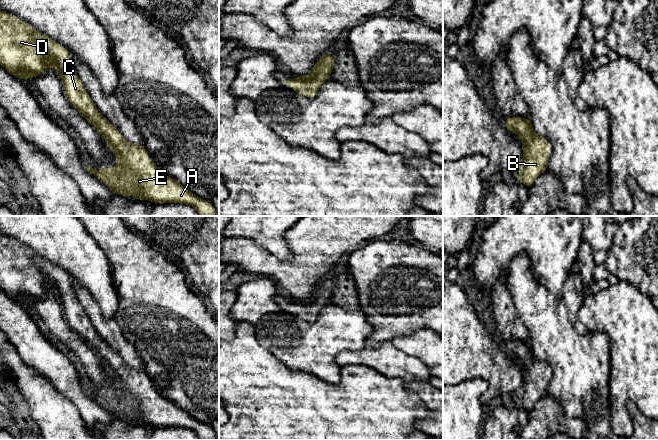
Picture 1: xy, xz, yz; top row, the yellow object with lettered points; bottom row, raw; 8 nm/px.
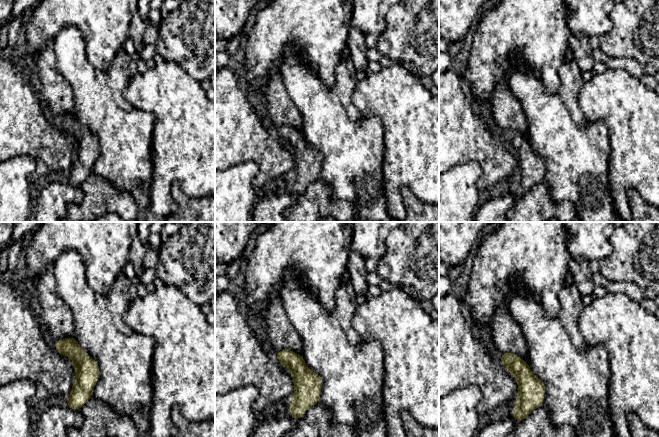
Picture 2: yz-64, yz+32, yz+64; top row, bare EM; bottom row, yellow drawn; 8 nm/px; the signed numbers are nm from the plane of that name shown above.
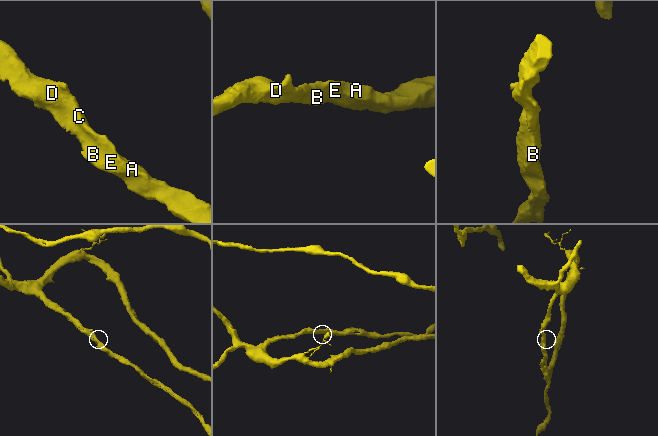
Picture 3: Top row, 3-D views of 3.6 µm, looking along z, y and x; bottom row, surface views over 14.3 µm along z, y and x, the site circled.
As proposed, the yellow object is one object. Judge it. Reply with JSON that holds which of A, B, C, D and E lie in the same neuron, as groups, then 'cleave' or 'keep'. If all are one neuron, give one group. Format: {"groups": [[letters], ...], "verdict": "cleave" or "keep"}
{"groups": [["A", "B", "C", "D", "E"]], "verdict": "keep"}

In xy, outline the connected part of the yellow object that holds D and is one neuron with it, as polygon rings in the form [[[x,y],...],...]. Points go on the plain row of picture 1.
[[[0,235],[0,289],[11,299],[24,305],[26,305],[29,301],[32,303],[35,302],[37,299],[44,297],[51,290],[55,292],[63,305],[64,316],[71,329],[73,329],[89,347],[94,349],[100,358],[104,359],[106,367],[116,379],[116,393],[104,390],[104,394],[100,396],[92,391],[84,390],[88,396],[93,398],[98,403],[102,403],[107,408],[110,415],[117,419],[126,421],[135,420],[139,425],[150,424],[153,427],[187,428],[193,430],[201,440],[218,440],[214,430],[208,424],[204,424],[194,419],[178,405],[162,397],[150,383],[145,370],[138,370],[127,365],[121,357],[99,336],[75,295],[74,287],[69,282],[68,273],[55,266],[50,261],[36,255],[30,248],[22,245],[16,239],[9,238],[5,235]]]

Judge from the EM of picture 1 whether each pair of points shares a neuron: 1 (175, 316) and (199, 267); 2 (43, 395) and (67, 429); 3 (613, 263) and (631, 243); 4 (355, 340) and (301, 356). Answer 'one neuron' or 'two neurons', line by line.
1: two neurons
2: one neuron
3: one neuron
4: one neuron

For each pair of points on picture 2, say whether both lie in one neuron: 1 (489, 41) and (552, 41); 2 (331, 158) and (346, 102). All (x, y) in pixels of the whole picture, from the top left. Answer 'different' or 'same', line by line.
1: same
2: different

